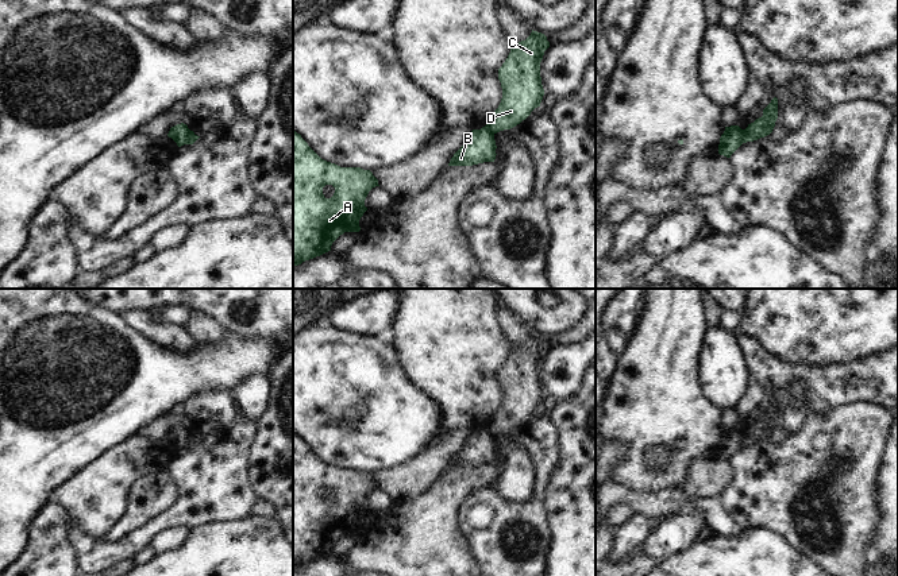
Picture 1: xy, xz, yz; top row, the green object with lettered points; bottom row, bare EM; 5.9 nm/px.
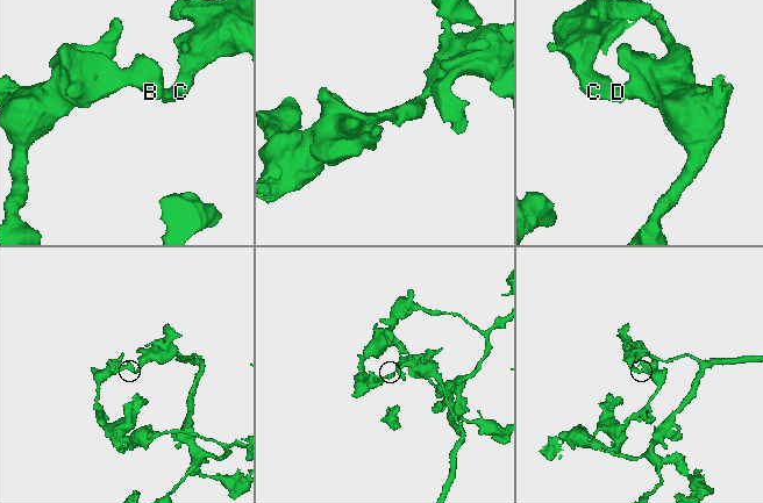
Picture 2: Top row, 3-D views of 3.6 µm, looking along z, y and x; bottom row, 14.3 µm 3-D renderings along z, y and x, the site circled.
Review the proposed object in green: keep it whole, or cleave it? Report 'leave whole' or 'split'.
split

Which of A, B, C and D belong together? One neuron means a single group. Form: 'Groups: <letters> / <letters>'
Groups: A B / C D

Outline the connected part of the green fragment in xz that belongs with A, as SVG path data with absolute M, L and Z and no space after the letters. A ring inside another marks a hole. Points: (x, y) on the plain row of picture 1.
M293 433L293 569L331 553L332 545L344 534L359 534L359 522L367 513L365 502L375 488L379 488L378 482L370 472L340 469L321 461ZM325 487L335 490L331 500L323 496Z

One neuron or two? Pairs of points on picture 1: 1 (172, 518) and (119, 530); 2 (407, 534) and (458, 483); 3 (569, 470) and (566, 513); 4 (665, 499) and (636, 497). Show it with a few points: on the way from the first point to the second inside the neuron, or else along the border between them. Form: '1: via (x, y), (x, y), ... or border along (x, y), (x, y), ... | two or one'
1: border along (168, 507), (114, 542) | two
2: via (419, 522), (446, 495) | one
3: via (569, 480), (569, 502) | one
4: via (658, 499), (643, 499) | one

